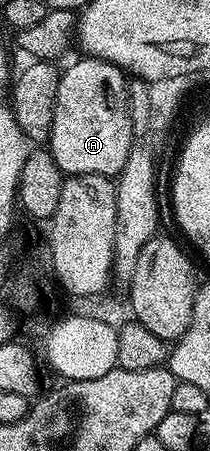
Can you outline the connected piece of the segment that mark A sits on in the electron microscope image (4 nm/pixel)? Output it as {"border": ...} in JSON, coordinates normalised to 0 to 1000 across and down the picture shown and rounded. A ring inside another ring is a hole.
{"border":[[[400,124],[390,133],[348,137],[324,153],[305,151],[281,164],[233,333],[305,388],[481,388],[548,397],[595,370],[595,353],[614,353],[614,335],[633,319],[614,180],[590,155],[471,126]]]}

